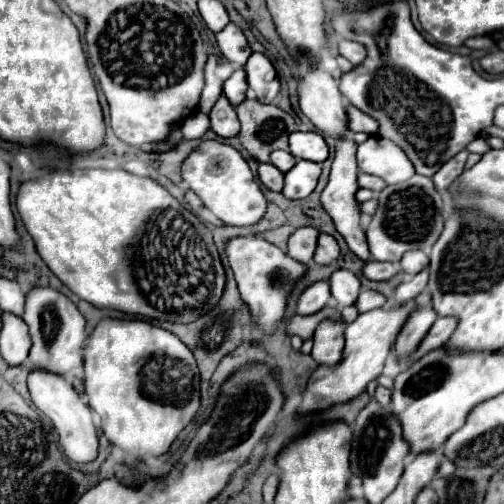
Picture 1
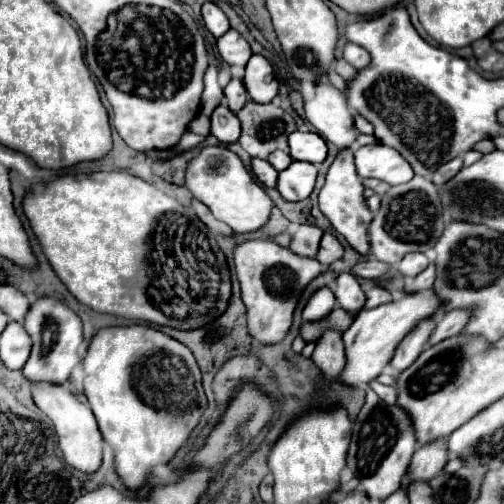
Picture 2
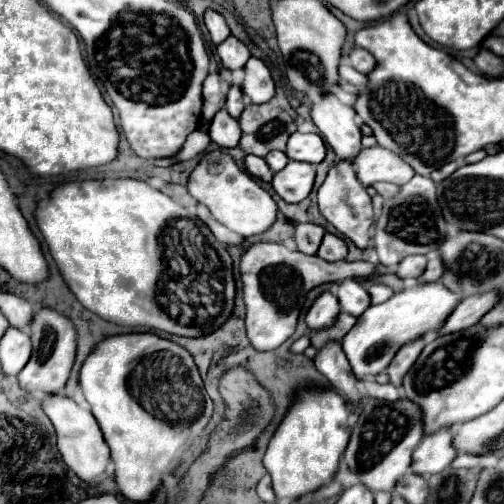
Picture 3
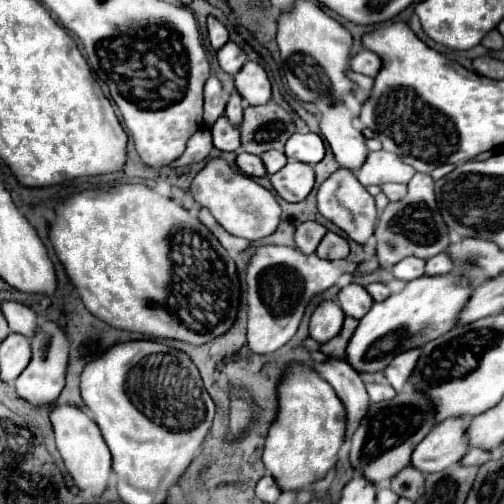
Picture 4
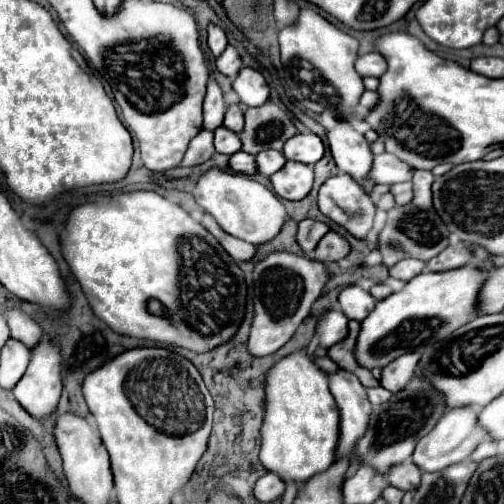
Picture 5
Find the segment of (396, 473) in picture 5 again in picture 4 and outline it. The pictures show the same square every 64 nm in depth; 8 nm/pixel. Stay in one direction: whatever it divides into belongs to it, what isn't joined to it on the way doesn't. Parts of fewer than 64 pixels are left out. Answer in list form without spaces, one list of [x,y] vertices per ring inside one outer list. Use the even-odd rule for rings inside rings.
[[[412,466],[404,468],[404,472],[398,472],[390,480],[390,488],[398,496],[406,496],[410,500],[418,500],[420,494],[424,492],[424,474]]]

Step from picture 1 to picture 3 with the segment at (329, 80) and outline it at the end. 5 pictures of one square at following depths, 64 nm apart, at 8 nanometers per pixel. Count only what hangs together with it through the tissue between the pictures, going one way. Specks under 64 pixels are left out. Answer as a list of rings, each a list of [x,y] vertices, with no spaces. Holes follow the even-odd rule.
[[[326,94],[320,104],[312,106],[312,120],[320,136],[332,146],[340,160],[354,162],[362,150],[362,132],[354,122],[354,108],[342,104],[334,94]]]

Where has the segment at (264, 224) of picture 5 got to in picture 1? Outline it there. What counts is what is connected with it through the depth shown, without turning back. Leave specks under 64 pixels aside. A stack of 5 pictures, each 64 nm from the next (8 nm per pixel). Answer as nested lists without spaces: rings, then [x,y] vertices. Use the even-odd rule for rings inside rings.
[[[206,140],[202,142],[182,164],[182,178],[186,186],[228,226],[254,226],[268,208],[268,200],[254,180],[254,174],[246,160],[228,144]]]

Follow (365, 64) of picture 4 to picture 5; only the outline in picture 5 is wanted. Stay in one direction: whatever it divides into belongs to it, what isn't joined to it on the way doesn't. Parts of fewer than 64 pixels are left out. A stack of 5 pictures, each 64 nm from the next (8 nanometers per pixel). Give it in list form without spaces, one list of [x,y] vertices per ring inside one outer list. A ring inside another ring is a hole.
[[[370,52],[370,54],[364,54],[356,60],[356,72],[360,76],[374,76],[374,78],[380,78],[384,72],[388,70],[388,64],[384,60],[384,56],[380,56],[378,52]]]

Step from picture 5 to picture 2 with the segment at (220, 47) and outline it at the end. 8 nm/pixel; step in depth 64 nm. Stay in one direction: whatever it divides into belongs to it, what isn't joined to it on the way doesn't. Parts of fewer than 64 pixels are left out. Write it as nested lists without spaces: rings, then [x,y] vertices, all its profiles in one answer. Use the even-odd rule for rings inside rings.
[[[206,2],[206,4],[202,6],[202,18],[204,18],[206,28],[214,34],[214,38],[220,38],[220,36],[224,36],[224,32],[230,30],[228,18],[226,18],[224,12],[222,12],[216,4],[212,4],[212,2]]]

